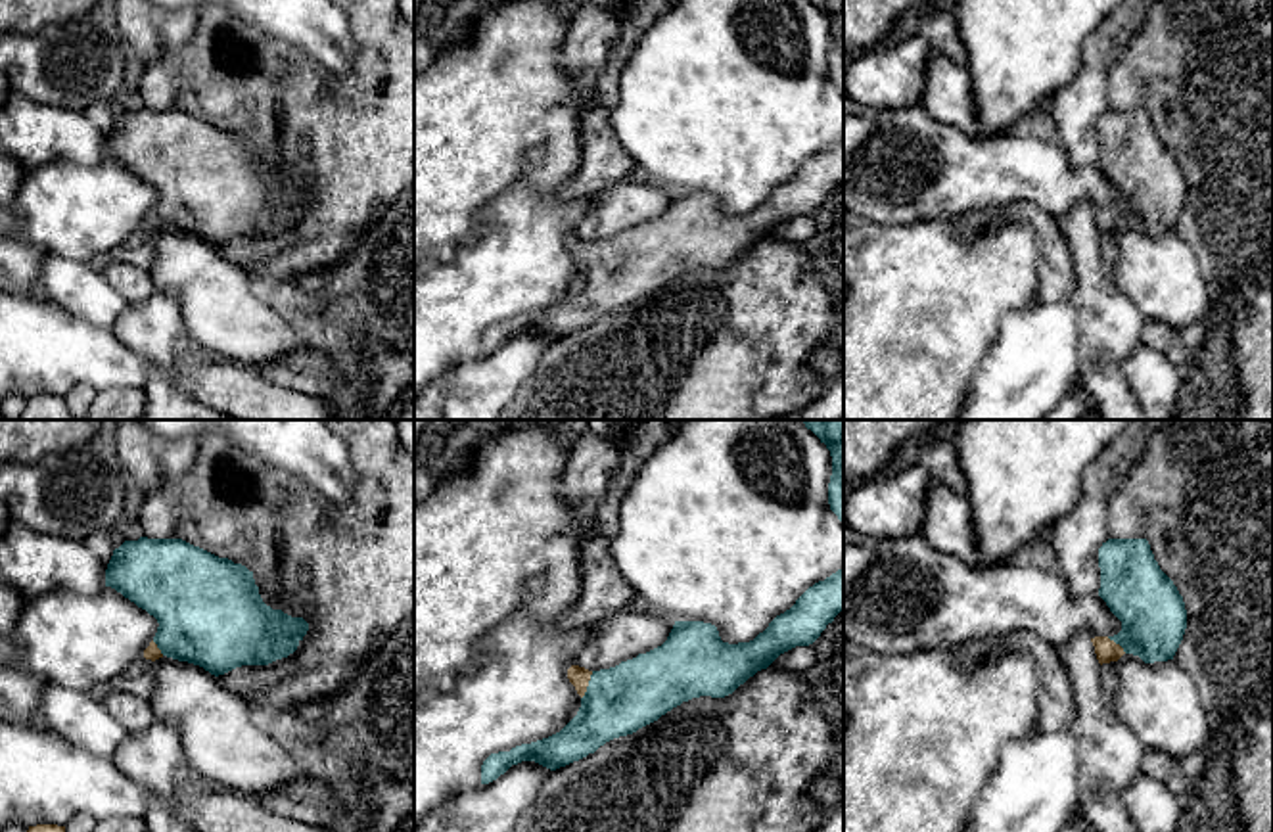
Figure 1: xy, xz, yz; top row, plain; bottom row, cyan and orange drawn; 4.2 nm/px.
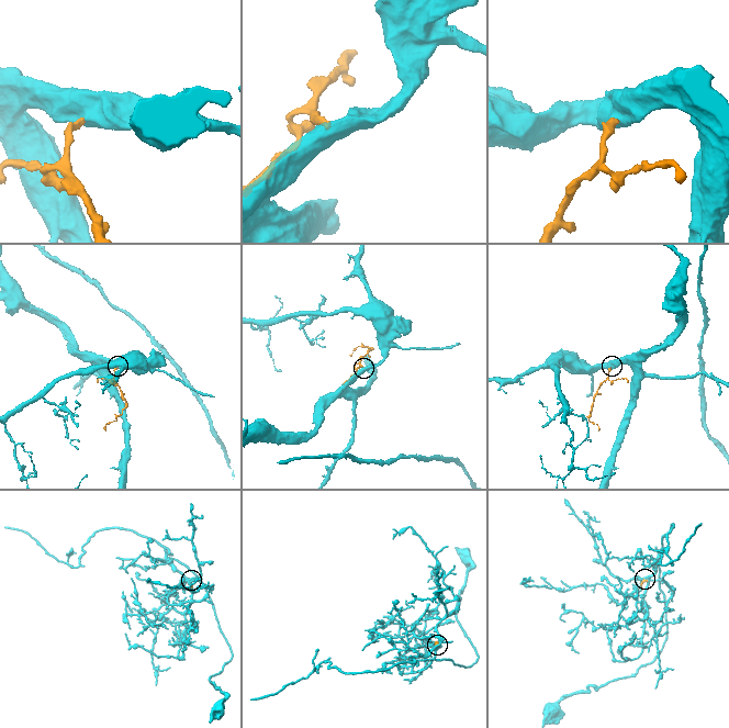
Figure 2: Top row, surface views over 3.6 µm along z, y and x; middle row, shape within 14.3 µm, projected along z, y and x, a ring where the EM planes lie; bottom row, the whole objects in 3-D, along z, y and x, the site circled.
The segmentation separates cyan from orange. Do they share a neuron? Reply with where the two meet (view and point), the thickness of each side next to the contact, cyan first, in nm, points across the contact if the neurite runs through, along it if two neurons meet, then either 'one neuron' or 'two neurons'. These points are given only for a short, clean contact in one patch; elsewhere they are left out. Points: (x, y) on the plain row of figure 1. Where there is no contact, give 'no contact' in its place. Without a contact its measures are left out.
contact xz (589, 255); calibres 280 and 90 nm; way xz (620, 271), (612, 271), (589, 255), (579, 248); one neuron

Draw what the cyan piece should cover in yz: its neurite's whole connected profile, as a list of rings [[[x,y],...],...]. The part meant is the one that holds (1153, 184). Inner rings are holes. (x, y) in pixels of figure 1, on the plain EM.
[[[1108,109],[1099,119],[1099,138],[1099,167],[1122,192],[1118,205],[1091,209],[1099,234],[1118,232],[1123,224],[1145,234],[1173,230],[1187,199],[1187,180],[1148,111]]]

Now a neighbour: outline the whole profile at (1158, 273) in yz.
[[[1123,224],[1118,230],[1118,259],[1108,272],[1145,320],[1185,330],[1214,314],[1192,247],[1175,230],[1145,234],[1139,226]]]

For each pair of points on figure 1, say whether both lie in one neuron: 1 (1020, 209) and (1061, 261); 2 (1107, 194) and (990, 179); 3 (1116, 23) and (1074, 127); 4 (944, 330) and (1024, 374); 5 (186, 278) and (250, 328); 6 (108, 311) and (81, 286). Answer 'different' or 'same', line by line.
1: same
2: same
3: same
4: different
5: same
6: same

